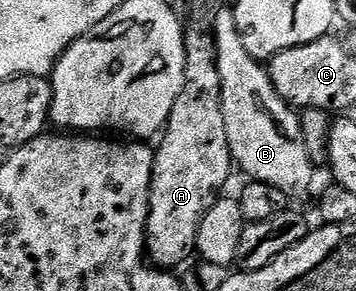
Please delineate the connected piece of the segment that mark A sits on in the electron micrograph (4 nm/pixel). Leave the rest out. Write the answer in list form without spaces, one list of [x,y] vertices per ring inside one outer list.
[[[203,26],[186,27],[183,35],[185,44],[185,84],[181,88],[181,96],[177,96],[177,104],[173,104],[173,112],[169,112],[167,125],[161,131],[159,146],[154,147],[155,163],[151,177],[149,192],[149,216],[147,217],[147,252],[150,265],[168,272],[174,266],[182,267],[190,254],[196,253],[197,228],[201,228],[201,220],[209,208],[218,202],[224,193],[223,185],[231,178],[233,163],[229,136],[225,132],[225,112],[221,108],[221,76],[217,72],[217,52],[215,51],[215,35]]]

